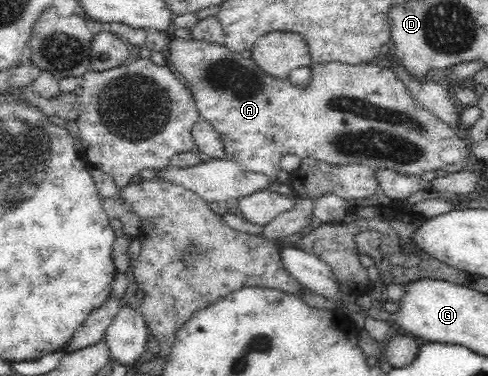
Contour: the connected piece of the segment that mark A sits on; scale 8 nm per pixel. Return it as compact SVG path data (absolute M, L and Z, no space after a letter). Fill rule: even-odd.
M170 36L167 47L164 51L167 58L167 66L172 67L177 77L185 82L189 88L190 94L193 95L196 102L197 111L200 114L200 119L212 124L220 140L224 144L223 150L227 153L227 159L231 159L244 166L247 170L254 173L266 174L269 178L283 176L280 170L280 160L283 155L295 155L301 159L317 159L329 163L329 165L359 165L369 167L372 171L377 169L387 169L397 172L402 175L415 176L421 175L429 170L434 170L438 173L453 173L463 171L467 164L467 154L469 154L470 146L467 141L455 129L451 129L445 122L437 118L432 112L426 111L418 105L409 95L408 88L401 83L390 68L383 66L373 66L373 64L363 62L361 64L346 64L346 63L322 63L319 68L312 65L312 82L305 89L295 87L289 80L277 79L261 71L253 58L243 58L241 51L231 51L225 46L217 44L209 44L202 40L193 38L181 38Z

